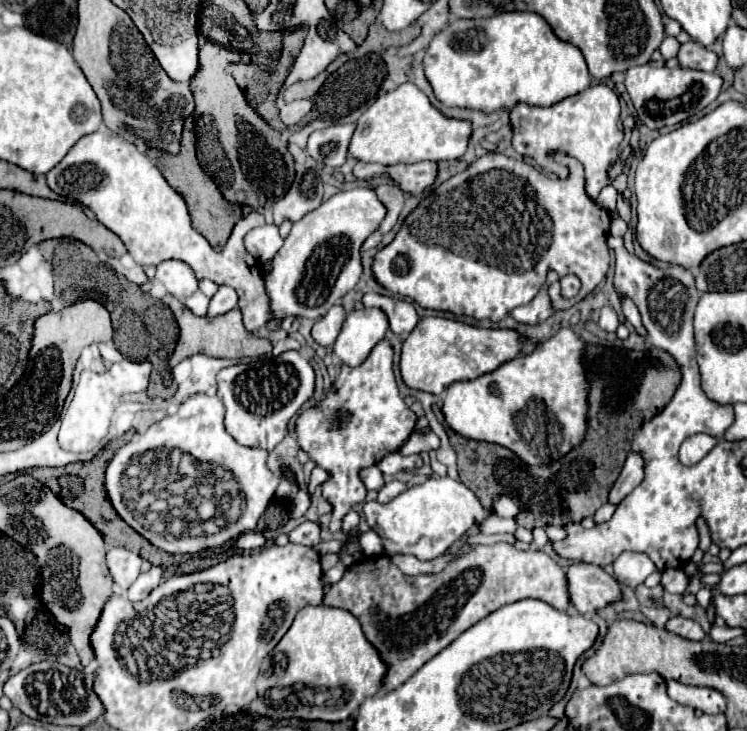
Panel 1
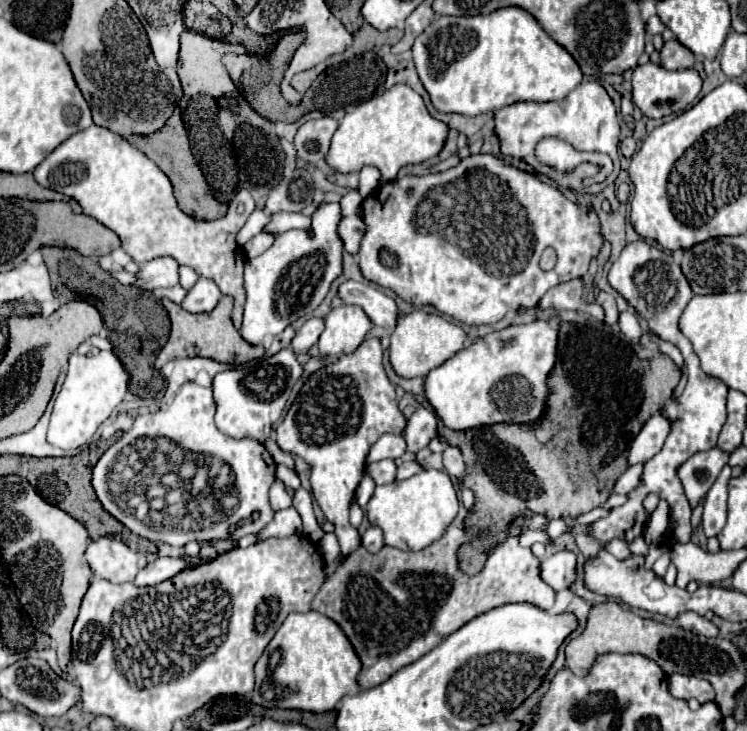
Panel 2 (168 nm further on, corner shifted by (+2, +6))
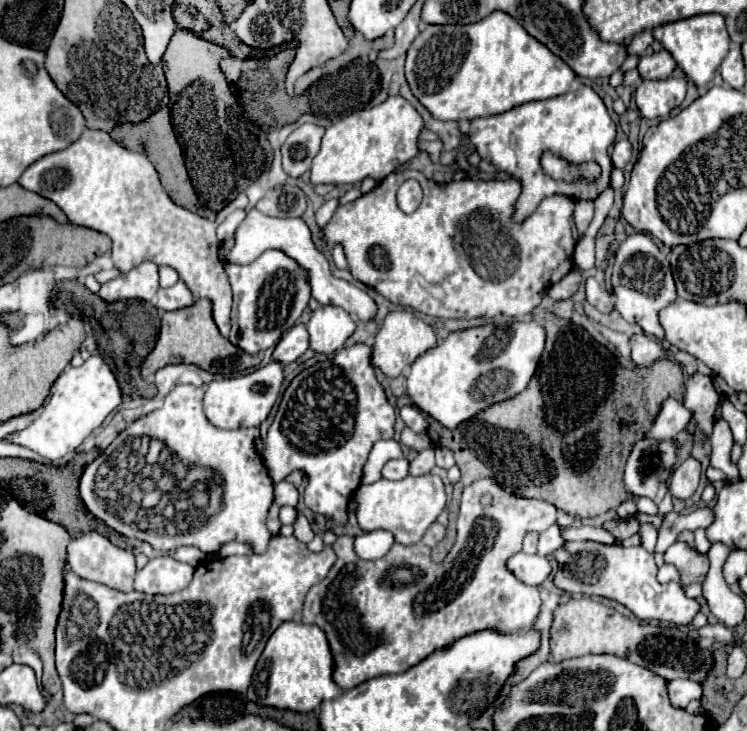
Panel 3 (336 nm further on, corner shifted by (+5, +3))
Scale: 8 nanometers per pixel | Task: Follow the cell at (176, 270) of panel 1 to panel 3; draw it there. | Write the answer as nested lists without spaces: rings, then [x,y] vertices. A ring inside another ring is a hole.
[[[142,262],[134,270],[120,274],[118,278],[102,284],[100,288],[100,298],[106,302],[116,302],[116,300],[128,300],[128,298],[138,298],[150,302],[160,288],[160,274],[158,266],[154,262]]]

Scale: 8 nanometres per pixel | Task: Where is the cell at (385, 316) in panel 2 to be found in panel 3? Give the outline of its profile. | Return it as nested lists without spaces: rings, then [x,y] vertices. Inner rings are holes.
[[[250,210],[248,216],[244,218],[244,222],[236,230],[234,250],[230,250],[228,262],[250,264],[262,252],[272,250],[272,248],[284,250],[290,258],[296,258],[296,262],[300,262],[300,266],[304,266],[304,270],[308,270],[310,286],[312,286],[312,296],[320,304],[330,304],[330,306],[344,308],[358,322],[370,322],[376,316],[378,306],[376,306],[376,302],[364,290],[352,286],[346,280],[340,280],[340,278],[332,276],[326,256],[316,248],[316,244],[312,240],[312,234],[310,234],[310,228],[306,226],[306,222],[302,218],[272,218],[272,216],[266,216],[266,214],[258,212],[258,210]]]

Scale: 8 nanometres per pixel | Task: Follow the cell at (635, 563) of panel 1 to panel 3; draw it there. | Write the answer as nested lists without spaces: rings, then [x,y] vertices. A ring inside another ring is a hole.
[[[554,524],[550,526],[546,532],[540,534],[540,542],[538,542],[538,556],[550,556],[556,550],[560,550],[566,544],[566,540],[560,534],[560,528]]]

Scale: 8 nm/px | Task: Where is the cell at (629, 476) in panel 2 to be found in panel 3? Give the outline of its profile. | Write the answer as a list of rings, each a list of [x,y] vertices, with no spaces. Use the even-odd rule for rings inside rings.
[[[642,438],[634,444],[626,462],[624,488],[632,496],[646,496],[660,504],[666,494],[666,480],[676,462],[672,442],[656,442]]]

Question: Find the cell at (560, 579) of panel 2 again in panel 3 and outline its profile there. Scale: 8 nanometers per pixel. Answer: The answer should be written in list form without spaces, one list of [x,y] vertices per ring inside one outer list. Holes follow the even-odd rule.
[[[524,552],[520,554],[514,554],[510,560],[508,560],[508,568],[524,582],[524,584],[530,584],[530,586],[540,586],[546,578],[552,576],[554,568],[550,564],[548,558],[540,558],[540,556],[528,556]]]

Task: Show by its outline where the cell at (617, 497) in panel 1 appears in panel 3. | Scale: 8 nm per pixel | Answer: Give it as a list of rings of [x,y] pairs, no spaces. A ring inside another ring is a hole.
[[[666,398],[652,428],[646,432],[646,438],[658,440],[658,442],[674,440],[676,434],[688,426],[690,418],[692,418],[690,410],[686,410],[676,398]]]

